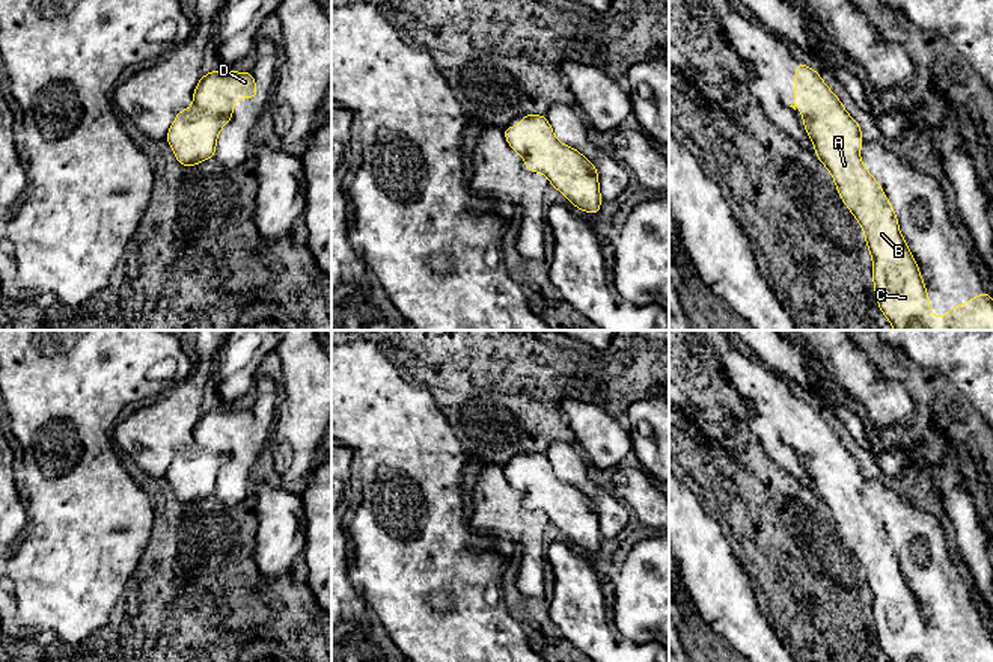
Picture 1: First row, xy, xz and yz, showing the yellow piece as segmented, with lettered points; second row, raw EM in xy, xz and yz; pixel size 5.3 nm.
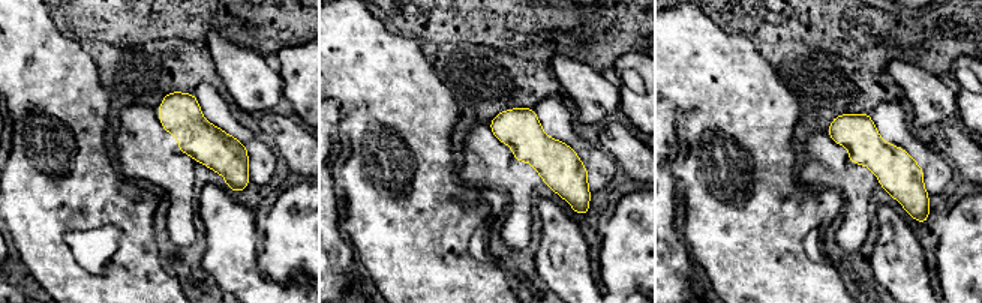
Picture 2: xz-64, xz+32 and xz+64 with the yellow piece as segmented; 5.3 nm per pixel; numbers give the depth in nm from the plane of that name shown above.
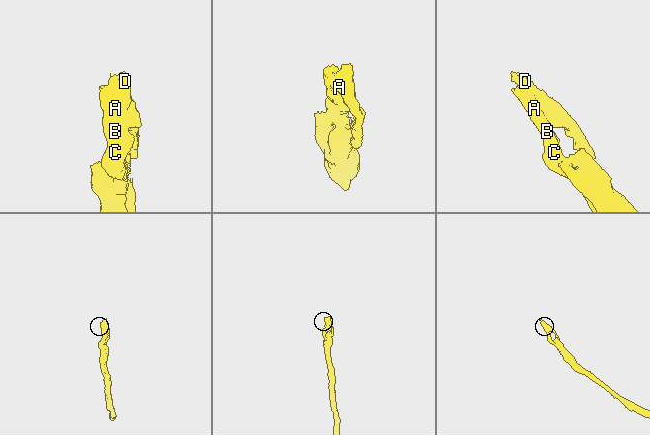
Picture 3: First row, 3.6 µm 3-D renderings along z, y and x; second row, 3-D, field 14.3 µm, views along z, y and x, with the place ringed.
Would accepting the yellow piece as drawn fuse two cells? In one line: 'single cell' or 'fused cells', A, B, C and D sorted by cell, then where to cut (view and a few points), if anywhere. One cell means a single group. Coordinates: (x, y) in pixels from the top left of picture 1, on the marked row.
fused cells; groups A B C / D; cut xz (544, 157), (567, 175), (583, 175), (589, 190), (598, 196)

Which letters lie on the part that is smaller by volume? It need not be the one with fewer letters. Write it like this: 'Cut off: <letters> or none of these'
Cut off: D

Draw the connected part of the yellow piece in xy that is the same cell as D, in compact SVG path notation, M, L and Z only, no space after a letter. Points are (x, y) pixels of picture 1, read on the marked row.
M212 71L202 75L193 92L191 115L214 124L212 142L215 143L222 127L232 119L235 101L238 98L258 100L256 90L256 81L250 71Z

